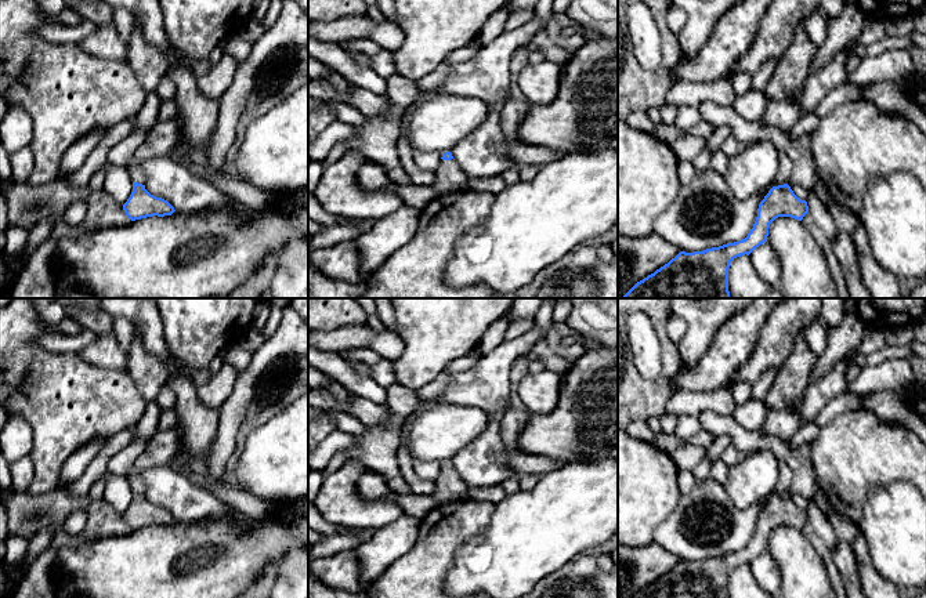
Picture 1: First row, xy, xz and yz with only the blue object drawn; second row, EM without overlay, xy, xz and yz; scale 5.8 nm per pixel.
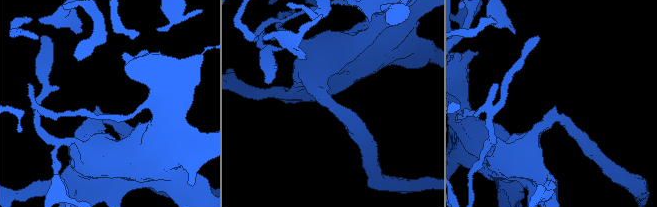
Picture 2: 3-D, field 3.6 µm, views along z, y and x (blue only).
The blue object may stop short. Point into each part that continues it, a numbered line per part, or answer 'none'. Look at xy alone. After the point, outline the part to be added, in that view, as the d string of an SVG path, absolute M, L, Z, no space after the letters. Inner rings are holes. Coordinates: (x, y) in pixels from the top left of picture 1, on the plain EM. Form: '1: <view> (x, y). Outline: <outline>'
1: xy (162, 449). Outline: M174 428L156 431L149 438L145 450L134 463L135 472L129 476L129 485L133 492L145 494L147 483L141 475L144 470L153 467L170 467L180 453L180 436Z

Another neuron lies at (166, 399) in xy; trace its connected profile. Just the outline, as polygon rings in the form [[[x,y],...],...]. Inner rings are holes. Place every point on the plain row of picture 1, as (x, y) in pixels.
[[[164,384],[155,401],[159,407],[162,409],[162,412],[169,410],[169,409],[174,409],[176,405],[176,395],[174,392],[169,388],[167,384]]]

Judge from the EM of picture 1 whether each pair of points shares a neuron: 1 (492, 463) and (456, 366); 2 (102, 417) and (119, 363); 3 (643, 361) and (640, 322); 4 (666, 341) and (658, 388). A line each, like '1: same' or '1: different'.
1: different
2: different
3: same
4: same

